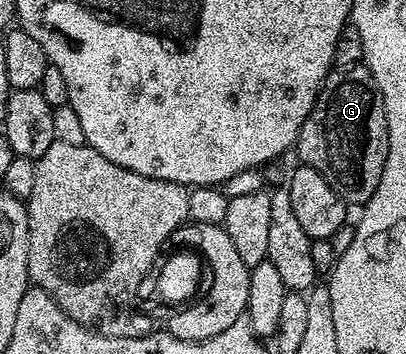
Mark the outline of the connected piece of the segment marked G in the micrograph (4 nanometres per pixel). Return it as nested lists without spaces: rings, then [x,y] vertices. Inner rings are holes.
[[[358,65],[344,69],[334,69],[329,72],[321,90],[317,92],[317,100],[307,117],[303,121],[303,129],[299,129],[299,137],[295,144],[295,152],[302,164],[314,167],[325,180],[335,189],[339,198],[346,204],[364,205],[379,189],[379,177],[383,177],[383,165],[387,161],[389,152],[389,130],[387,117],[383,109],[383,97],[377,88],[377,82],[371,77],[368,67]]]

